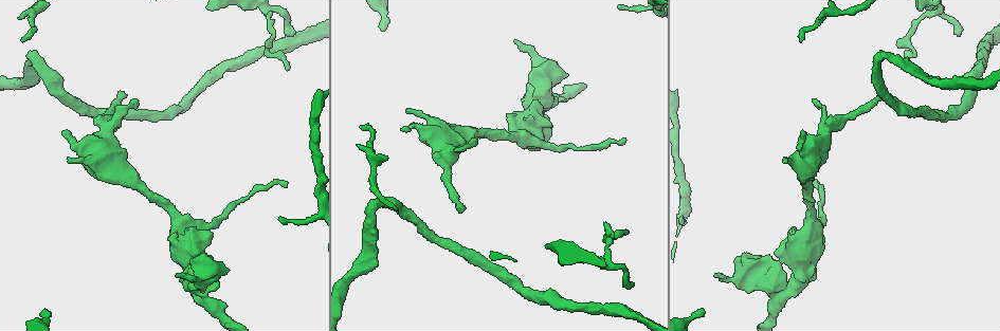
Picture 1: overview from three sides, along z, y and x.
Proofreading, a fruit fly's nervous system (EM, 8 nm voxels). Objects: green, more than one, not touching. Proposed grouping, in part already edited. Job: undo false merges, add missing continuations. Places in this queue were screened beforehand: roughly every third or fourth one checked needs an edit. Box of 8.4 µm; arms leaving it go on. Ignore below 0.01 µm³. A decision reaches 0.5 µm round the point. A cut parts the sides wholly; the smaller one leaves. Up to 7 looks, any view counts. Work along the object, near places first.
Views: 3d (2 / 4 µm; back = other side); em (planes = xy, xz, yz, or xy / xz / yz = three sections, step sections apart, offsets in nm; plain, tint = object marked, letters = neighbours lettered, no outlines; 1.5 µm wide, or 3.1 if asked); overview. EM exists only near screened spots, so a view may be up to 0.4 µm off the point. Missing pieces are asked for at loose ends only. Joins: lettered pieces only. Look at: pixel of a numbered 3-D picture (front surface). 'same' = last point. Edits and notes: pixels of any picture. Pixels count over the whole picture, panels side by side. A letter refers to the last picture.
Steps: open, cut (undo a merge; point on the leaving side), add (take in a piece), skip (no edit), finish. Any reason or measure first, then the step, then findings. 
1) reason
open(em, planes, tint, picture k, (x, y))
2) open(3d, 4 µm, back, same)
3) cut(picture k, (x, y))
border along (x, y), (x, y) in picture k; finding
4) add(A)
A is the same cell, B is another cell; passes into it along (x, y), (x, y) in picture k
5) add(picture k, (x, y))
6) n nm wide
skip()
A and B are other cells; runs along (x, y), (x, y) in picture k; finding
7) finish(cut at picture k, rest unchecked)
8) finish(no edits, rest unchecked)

end of a long branch
open(3d, 4 µm, back, picture 1, (716, 274))

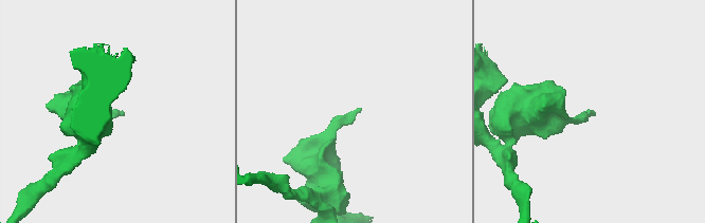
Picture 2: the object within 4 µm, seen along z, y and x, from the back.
open(em, planes, tint, picture 2, (592, 112))

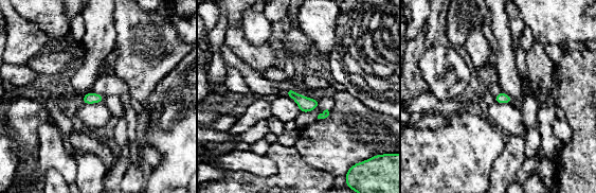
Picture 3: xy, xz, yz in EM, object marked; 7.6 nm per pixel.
what lies round it
open(em, planes, letters, same)

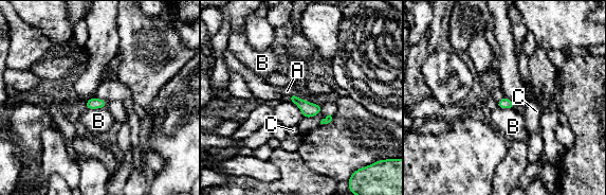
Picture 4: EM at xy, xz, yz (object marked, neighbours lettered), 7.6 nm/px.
skip()
A, B and C are other cells; border along (105, 107), (87, 109) in picture 4; none of them fits

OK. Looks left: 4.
thin end
open(em, planes, letters, picture 1, (959, 34))

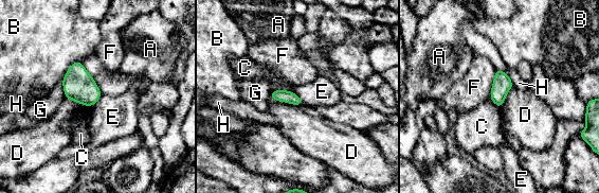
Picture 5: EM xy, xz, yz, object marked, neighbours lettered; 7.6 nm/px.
skip()
A, B, C, D, E, F, G and H are other cells; border along (270, 97), (278, 101), (302, 105) in picture 5; none of them fits

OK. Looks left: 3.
abrupt turn
open(3d, 2 µm, back, picture 1, (882, 57))

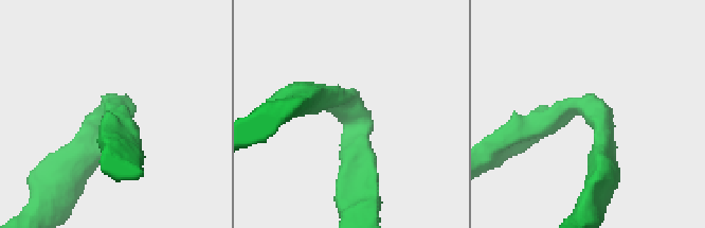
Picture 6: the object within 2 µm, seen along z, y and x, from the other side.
arms of 200, 300 nm
open(em, planes, letters, picture 6, (351, 119))

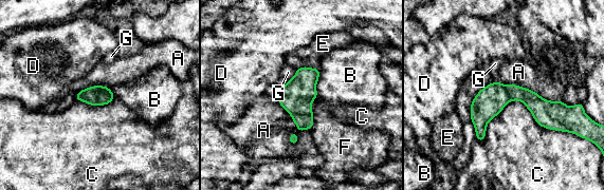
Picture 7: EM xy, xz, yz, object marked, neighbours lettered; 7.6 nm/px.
skip()
A, B, C, D, E, F and G are other cells; runs along (566, 111), (498, 95), (473, 118) in picture 7; all the same neuron

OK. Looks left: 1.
finish(no edits, rest unchecked)

